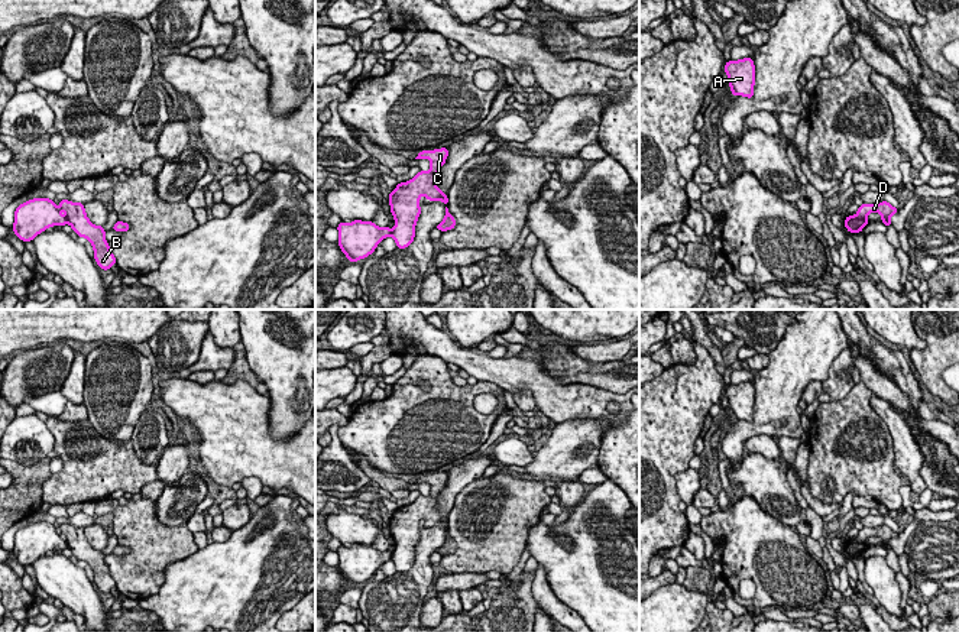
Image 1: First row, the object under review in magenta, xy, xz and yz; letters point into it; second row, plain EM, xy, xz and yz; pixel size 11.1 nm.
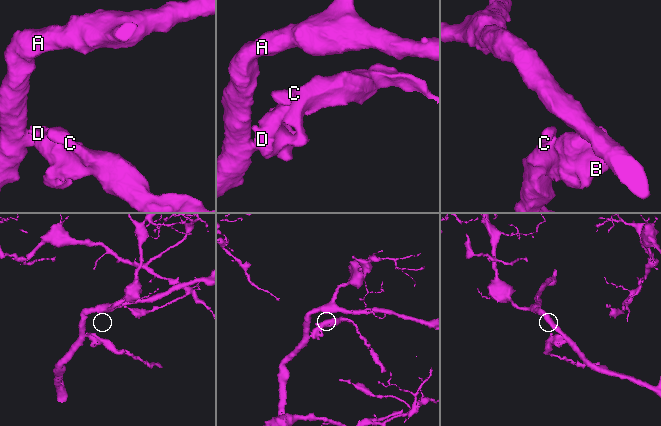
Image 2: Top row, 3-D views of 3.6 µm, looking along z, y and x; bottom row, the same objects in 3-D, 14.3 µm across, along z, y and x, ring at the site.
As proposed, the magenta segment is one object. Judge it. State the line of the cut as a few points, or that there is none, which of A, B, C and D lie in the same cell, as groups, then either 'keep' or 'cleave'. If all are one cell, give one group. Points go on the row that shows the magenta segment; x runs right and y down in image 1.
cut xz (392, 230), (389, 235); groups A / B C D; cleave

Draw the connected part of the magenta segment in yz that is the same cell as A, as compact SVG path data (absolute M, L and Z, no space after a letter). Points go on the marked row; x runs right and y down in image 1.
M752 58L729 61L723 72L728 74L732 95L754 97L755 65Z

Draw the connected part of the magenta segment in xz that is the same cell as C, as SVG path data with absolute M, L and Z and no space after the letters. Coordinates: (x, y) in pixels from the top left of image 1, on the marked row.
M448 149L422 150L415 159L427 158L431 162L430 171L419 171L411 181L401 182L388 195L391 213L395 218L395 227L391 236L398 249L411 246L415 237L417 220L421 214L419 198L424 195L428 201L443 201L448 205L447 194L437 185L440 168L446 163Z

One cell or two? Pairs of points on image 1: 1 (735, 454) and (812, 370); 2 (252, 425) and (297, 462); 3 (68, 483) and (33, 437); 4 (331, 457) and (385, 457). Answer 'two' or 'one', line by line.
1: one
2: one
3: two
4: two

